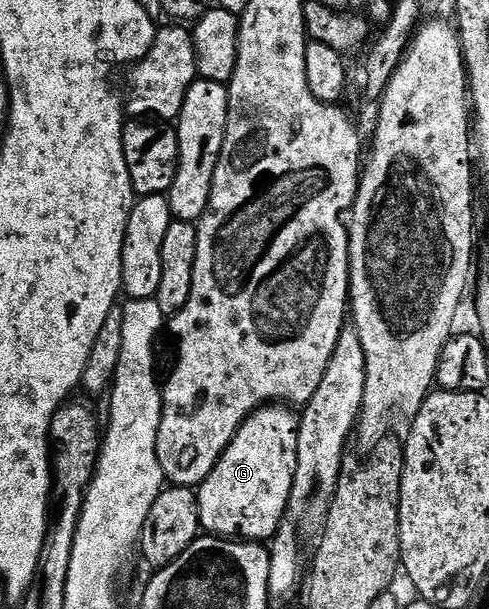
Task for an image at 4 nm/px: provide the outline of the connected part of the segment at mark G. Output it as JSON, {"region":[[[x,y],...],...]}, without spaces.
{"region":[[[266,406],[252,412],[246,420],[239,426],[239,430],[235,434],[235,438],[231,438],[231,442],[227,446],[227,450],[223,450],[223,454],[219,458],[219,462],[211,470],[211,474],[207,474],[207,478],[196,489],[197,493],[197,513],[201,519],[201,527],[206,533],[212,534],[218,538],[236,538],[241,542],[269,542],[277,535],[281,519],[285,517],[285,511],[289,509],[289,499],[291,498],[291,486],[295,482],[295,470],[297,469],[297,425],[299,416],[292,407],[289,406]]]}

